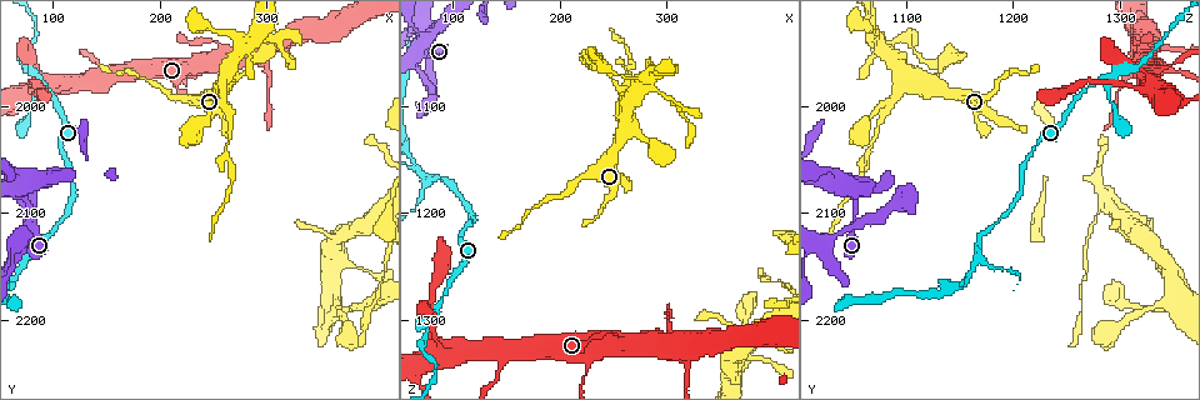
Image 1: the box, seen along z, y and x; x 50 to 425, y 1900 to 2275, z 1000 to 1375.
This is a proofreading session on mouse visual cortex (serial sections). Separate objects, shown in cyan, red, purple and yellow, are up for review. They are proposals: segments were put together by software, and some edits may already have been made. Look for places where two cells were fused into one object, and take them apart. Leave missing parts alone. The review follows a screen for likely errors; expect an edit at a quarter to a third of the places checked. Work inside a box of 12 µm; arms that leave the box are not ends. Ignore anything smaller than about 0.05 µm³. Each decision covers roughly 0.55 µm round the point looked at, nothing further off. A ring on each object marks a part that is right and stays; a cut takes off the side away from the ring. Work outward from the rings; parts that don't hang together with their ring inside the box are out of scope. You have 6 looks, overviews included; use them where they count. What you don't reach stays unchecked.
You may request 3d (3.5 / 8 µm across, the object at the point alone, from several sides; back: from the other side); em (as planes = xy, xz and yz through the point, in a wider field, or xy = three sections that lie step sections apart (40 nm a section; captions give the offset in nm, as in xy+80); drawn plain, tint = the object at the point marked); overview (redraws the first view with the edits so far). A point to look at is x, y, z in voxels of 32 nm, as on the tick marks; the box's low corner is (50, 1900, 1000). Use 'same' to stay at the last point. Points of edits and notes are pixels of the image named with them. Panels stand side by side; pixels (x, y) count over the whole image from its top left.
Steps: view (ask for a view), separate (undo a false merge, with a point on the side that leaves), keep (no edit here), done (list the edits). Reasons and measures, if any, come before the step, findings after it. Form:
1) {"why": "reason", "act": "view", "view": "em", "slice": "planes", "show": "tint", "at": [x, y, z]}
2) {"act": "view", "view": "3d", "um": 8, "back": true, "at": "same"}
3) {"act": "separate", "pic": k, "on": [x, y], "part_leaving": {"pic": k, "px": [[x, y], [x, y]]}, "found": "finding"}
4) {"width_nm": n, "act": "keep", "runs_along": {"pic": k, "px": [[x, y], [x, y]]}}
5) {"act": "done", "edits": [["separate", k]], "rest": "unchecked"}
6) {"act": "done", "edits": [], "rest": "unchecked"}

{"why": "two arms in line, one across", "act": "view", "view": "em", "slice": "xy", "step": 1, "show": "tint", "at": [90, 1974, 1282]}

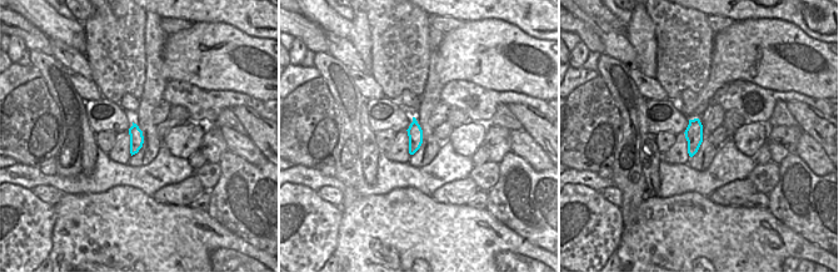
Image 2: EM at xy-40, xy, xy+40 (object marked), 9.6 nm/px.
{"act": "view", "view": "3d", "um": 3.5, "at": "same"}

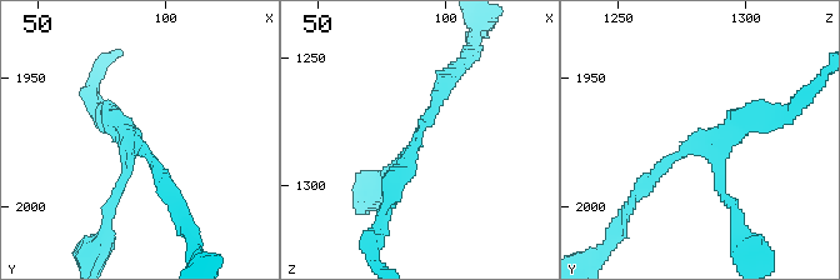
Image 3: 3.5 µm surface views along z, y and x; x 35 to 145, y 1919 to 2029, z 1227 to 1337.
{"arm_widths_nm": [150, 200, 250], "act": "keep", "runs_along": {"pic": 3, "px": [[450, 81], [388, 203]]}, "found": "one cell here"}

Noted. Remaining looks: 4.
{"why": "two arms in line, one across", "act": "view", "view": "3d", "um": 3.5, "at": [78, 2144, 1166]}

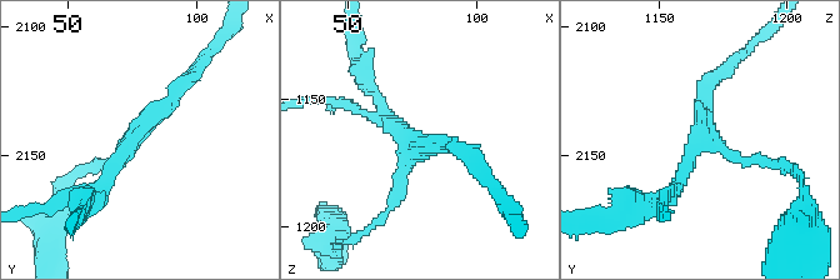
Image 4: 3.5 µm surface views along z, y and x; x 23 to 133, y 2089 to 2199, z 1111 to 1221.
{"arms": 3, "arm_widths_nm": [150, 200, 200], "why": "need the tissue", "act": "view", "view": "em", "slice": "planes", "show": "tint", "at": [76, 2142, 1167]}

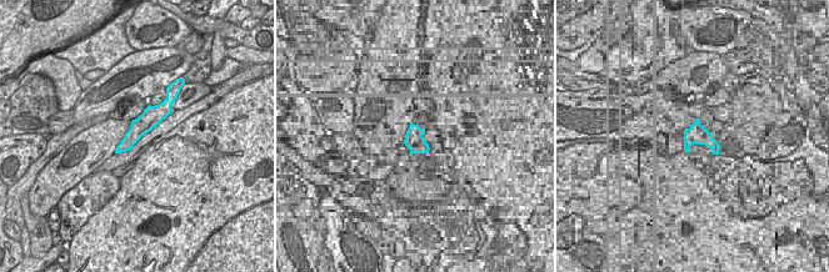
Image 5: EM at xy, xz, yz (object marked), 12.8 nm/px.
{"width_nm": 240, "act": "keep", "runs_along": {"pic": 5, "px": [[165, 111], [153, 115], [119, 149]]}, "found": "one cell here"}

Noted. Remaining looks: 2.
{"why": "calibre changes", "act": "view", "view": "3d", "um": 8, "at": [268, 2022, 1072]}

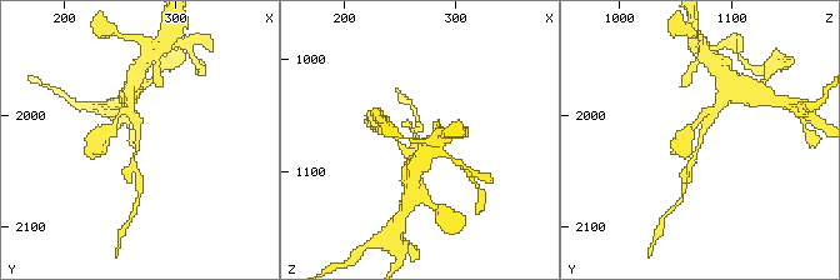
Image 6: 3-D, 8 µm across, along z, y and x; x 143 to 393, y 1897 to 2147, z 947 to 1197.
{"arm_widths_nm": [100, 250], "act": "view", "view": "em", "slice": "xy", "step": 3, "show": "tint", "at": [264, 2022, 1076]}

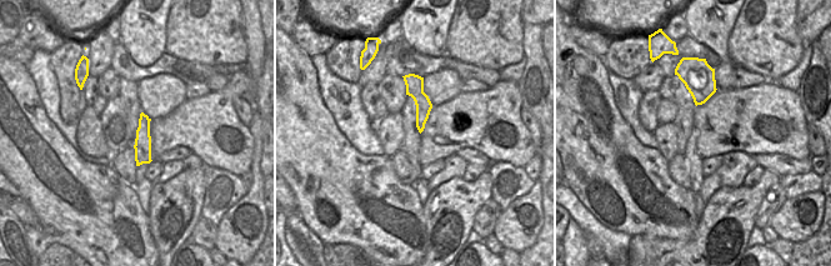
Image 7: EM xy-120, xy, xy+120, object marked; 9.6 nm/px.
{"act": "separate", "pic": 6, "on": [126, 171], "found": "a second cell is stuck on"}

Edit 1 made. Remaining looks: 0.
{"act": "done", "edits": [["separate", 6]], "rest": "unchecked"}

